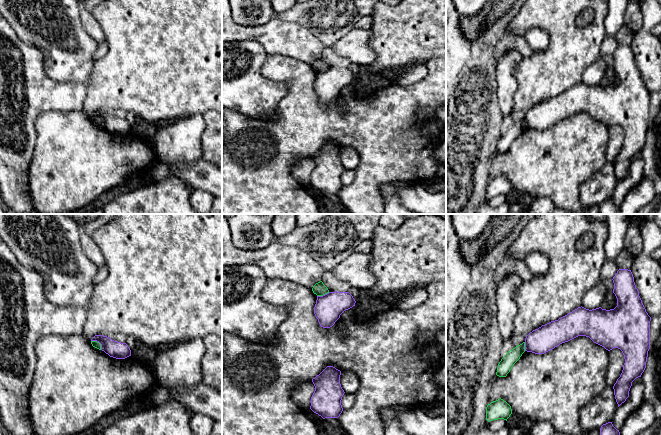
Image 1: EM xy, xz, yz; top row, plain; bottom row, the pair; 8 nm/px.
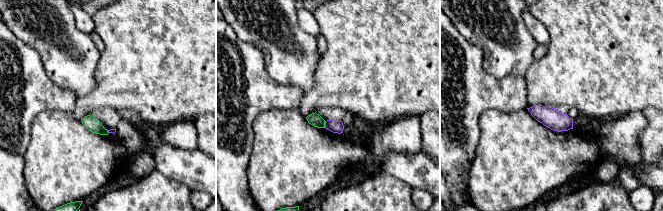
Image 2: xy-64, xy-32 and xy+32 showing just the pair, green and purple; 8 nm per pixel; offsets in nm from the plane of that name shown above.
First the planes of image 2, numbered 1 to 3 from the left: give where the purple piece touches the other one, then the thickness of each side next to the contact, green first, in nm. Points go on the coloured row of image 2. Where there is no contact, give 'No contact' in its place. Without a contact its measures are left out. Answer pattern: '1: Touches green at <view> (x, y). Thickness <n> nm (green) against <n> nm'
1: Touches green at xy-64 (107, 131). Thickness 110 nm (green) against 40 nm
2: Touches green at xy-32 (324, 124). Thickness 100 nm (green) against 100 nm
3: No contact

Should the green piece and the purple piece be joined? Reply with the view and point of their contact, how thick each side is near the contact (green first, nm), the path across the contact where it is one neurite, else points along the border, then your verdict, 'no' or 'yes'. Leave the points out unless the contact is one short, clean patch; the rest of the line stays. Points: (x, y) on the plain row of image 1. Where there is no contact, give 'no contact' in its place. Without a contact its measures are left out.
contact xy (98, 118); calibres 50 and 140 nm; no

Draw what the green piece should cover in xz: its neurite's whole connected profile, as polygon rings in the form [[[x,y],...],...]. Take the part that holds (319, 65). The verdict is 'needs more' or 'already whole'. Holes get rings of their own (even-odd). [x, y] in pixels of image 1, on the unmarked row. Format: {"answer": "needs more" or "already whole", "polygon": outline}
{"answer": "already whole", "polygon": [[[322,57],[316,59],[313,64],[312,67],[314,70],[316,70],[317,72],[323,72],[327,69],[329,69],[328,64],[323,60]]]}

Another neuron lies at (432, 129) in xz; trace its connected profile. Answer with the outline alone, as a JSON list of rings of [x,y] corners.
[[[431,124],[424,128],[424,133],[428,136],[432,136],[433,134],[436,134],[441,131],[441,129],[441,125]]]

